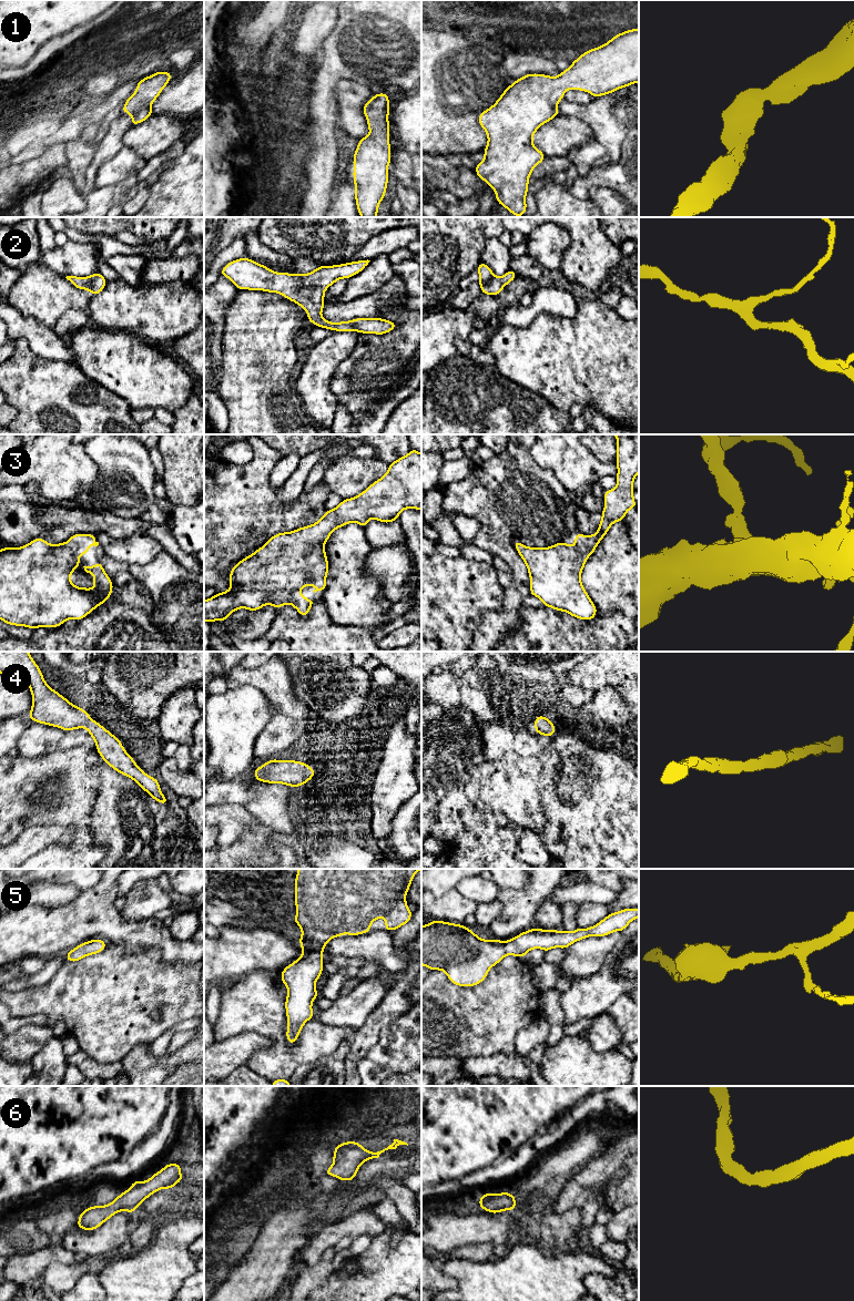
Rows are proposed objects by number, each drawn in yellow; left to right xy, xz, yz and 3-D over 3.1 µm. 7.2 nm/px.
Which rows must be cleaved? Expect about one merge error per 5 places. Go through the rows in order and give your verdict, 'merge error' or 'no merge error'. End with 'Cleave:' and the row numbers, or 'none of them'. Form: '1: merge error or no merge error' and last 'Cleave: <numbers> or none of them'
1: no merge error
2: no merge error
3: no merge error
4: no merge error
5: no merge error
6: no merge error
Cleave: none of them

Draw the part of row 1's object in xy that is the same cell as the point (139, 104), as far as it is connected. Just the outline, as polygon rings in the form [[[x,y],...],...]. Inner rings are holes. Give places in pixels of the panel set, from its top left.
[[[166,71],[154,72],[136,84],[136,91],[125,101],[122,112],[132,115],[132,125],[136,125],[153,115],[151,105],[171,81],[172,74]]]

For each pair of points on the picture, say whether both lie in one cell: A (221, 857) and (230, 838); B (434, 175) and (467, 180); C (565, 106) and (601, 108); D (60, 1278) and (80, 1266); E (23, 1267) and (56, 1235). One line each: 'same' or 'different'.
A: different
B: different
C: same
D: same
E: different

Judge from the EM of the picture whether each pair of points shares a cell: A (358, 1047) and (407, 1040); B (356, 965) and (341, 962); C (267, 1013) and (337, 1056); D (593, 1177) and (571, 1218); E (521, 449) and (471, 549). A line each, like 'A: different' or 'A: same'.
A: different
B: same
C: different
D: different
E: different

